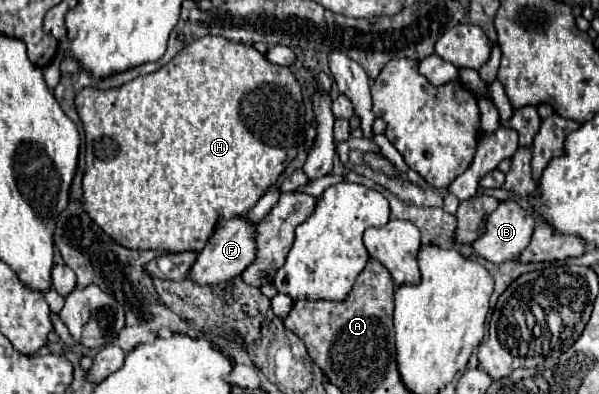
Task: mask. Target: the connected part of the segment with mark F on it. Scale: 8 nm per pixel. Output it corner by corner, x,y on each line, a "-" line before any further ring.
245,218
221,220
215,234
209,238
207,246
197,252
197,260
189,270
189,278
199,286
215,286
229,282
239,276
255,258
255,224
249,224

